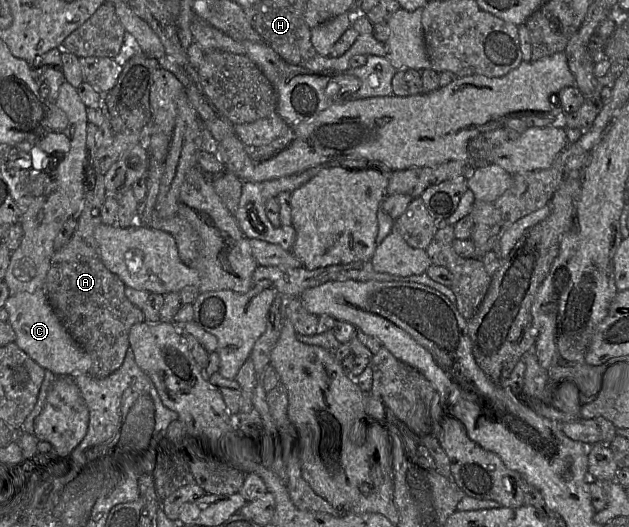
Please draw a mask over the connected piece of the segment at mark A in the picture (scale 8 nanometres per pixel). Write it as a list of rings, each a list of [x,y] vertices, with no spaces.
[[[93,123],[87,125],[87,157],[84,180],[85,199],[81,210],[76,216],[77,227],[70,241],[61,249],[56,250],[51,258],[44,285],[44,293],[53,311],[68,331],[72,339],[91,358],[92,366],[88,373],[98,379],[105,378],[118,370],[124,362],[129,349],[129,331],[134,324],[145,321],[142,309],[136,307],[125,295],[124,282],[103,264],[98,245],[95,240],[95,228],[102,223],[100,211],[107,192],[104,185],[104,175],[98,174],[93,168],[93,160],[97,151],[95,134],[98,126]]]

